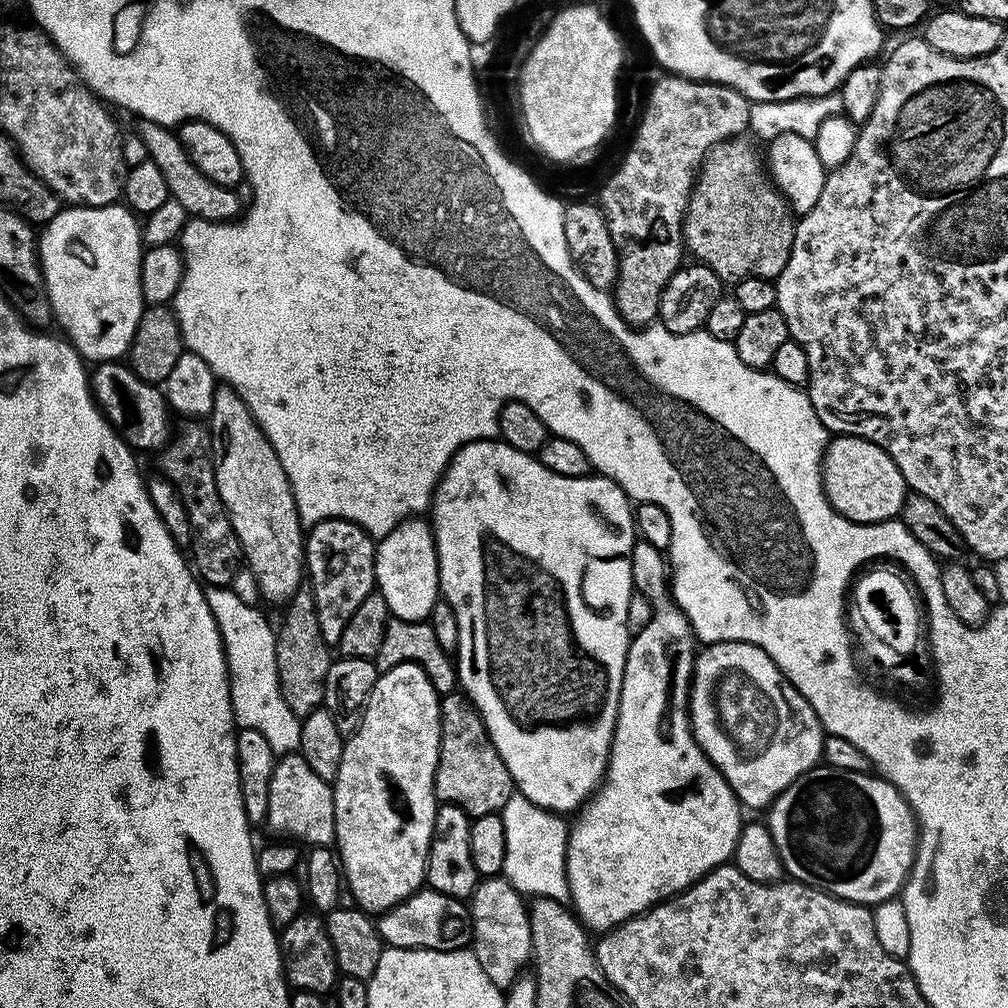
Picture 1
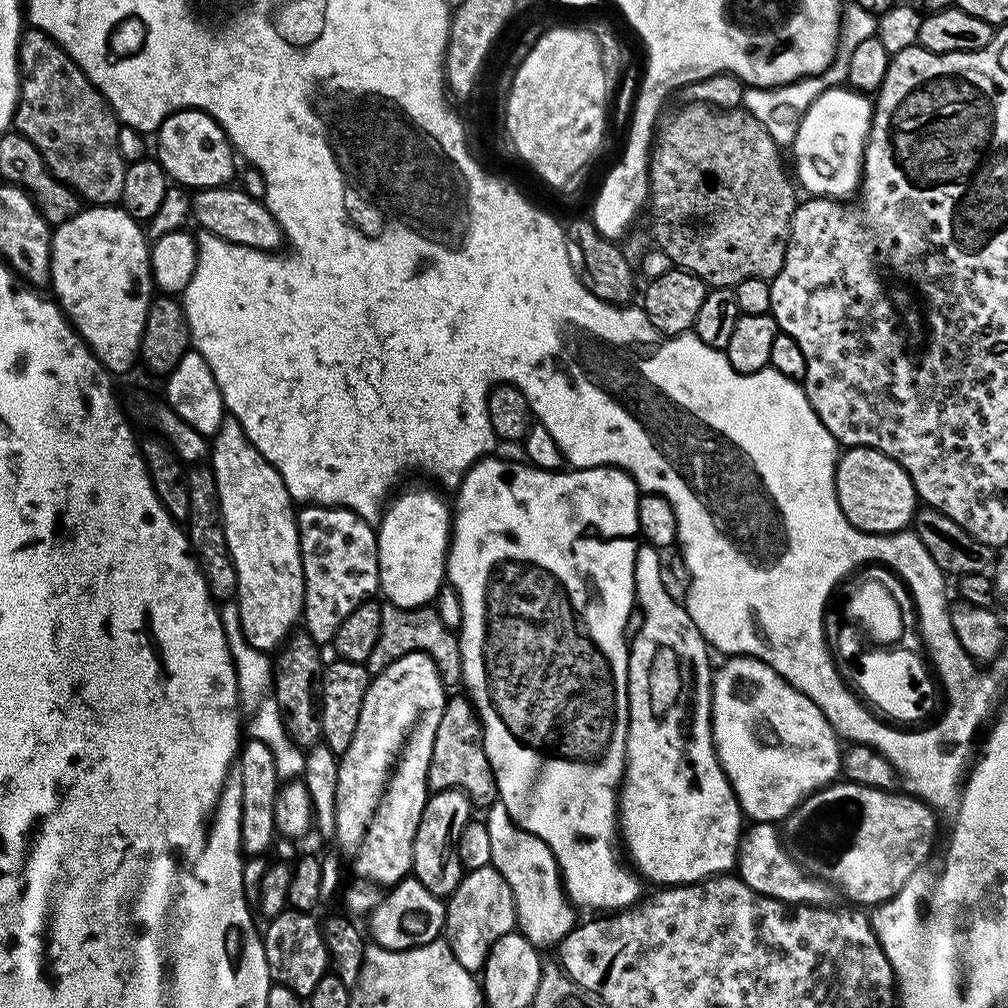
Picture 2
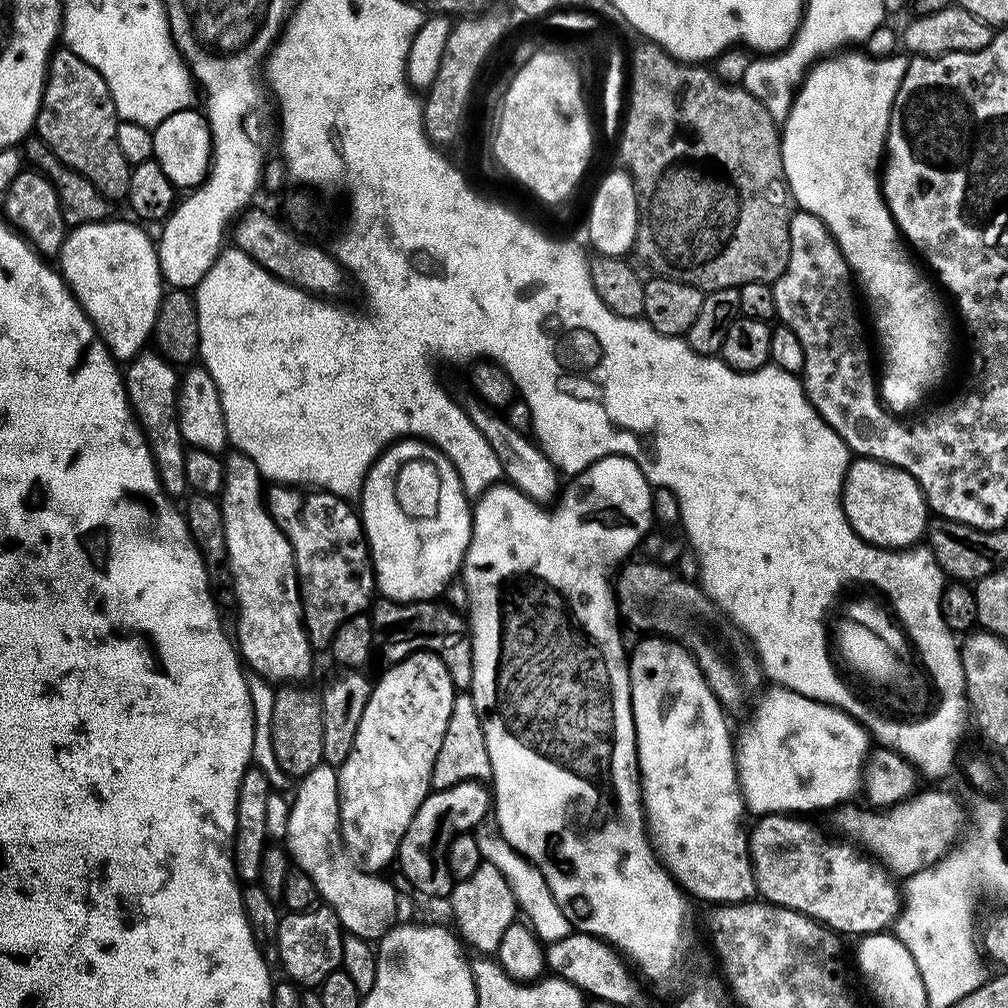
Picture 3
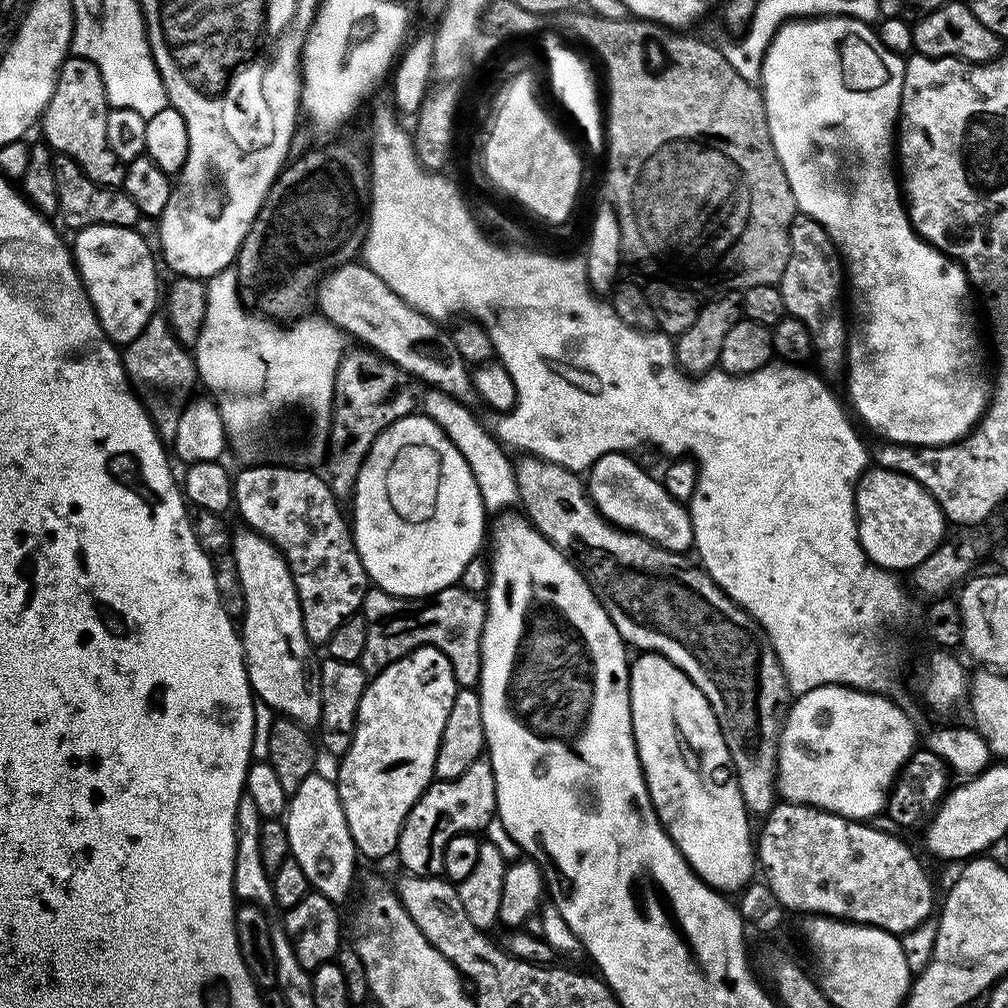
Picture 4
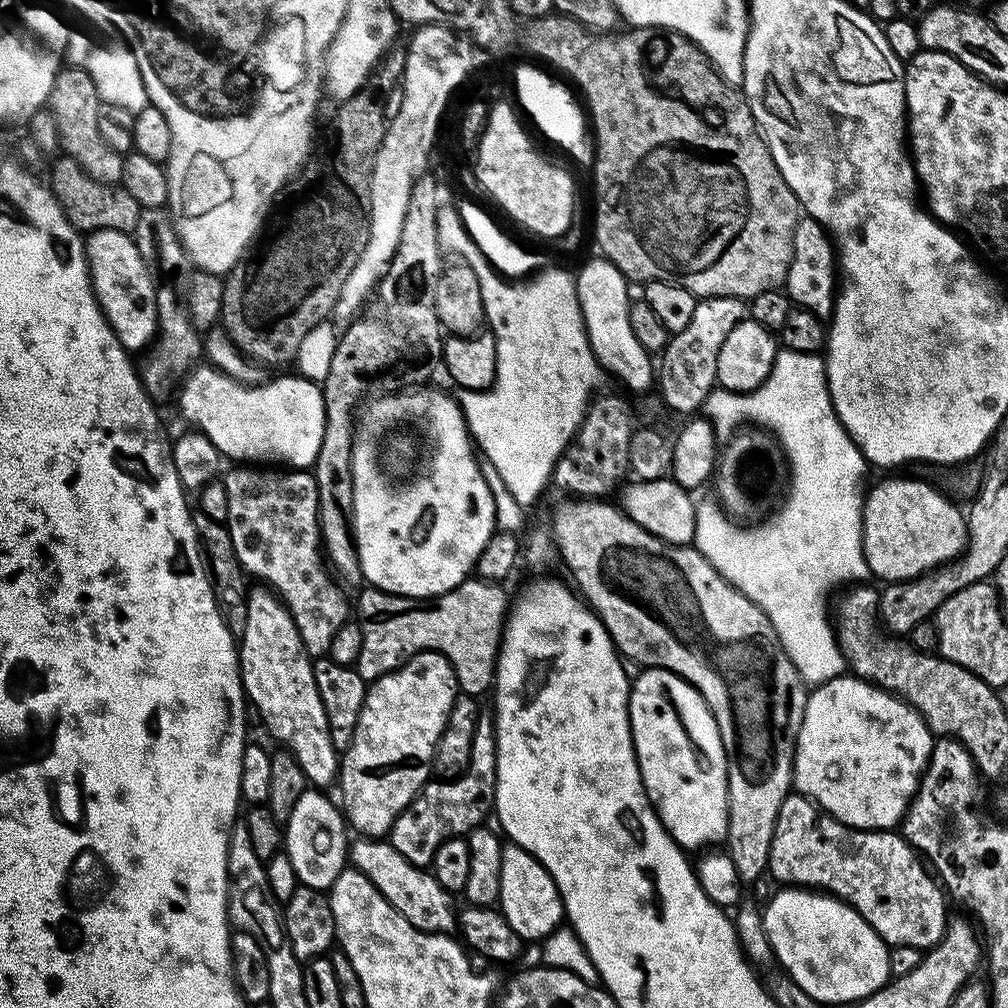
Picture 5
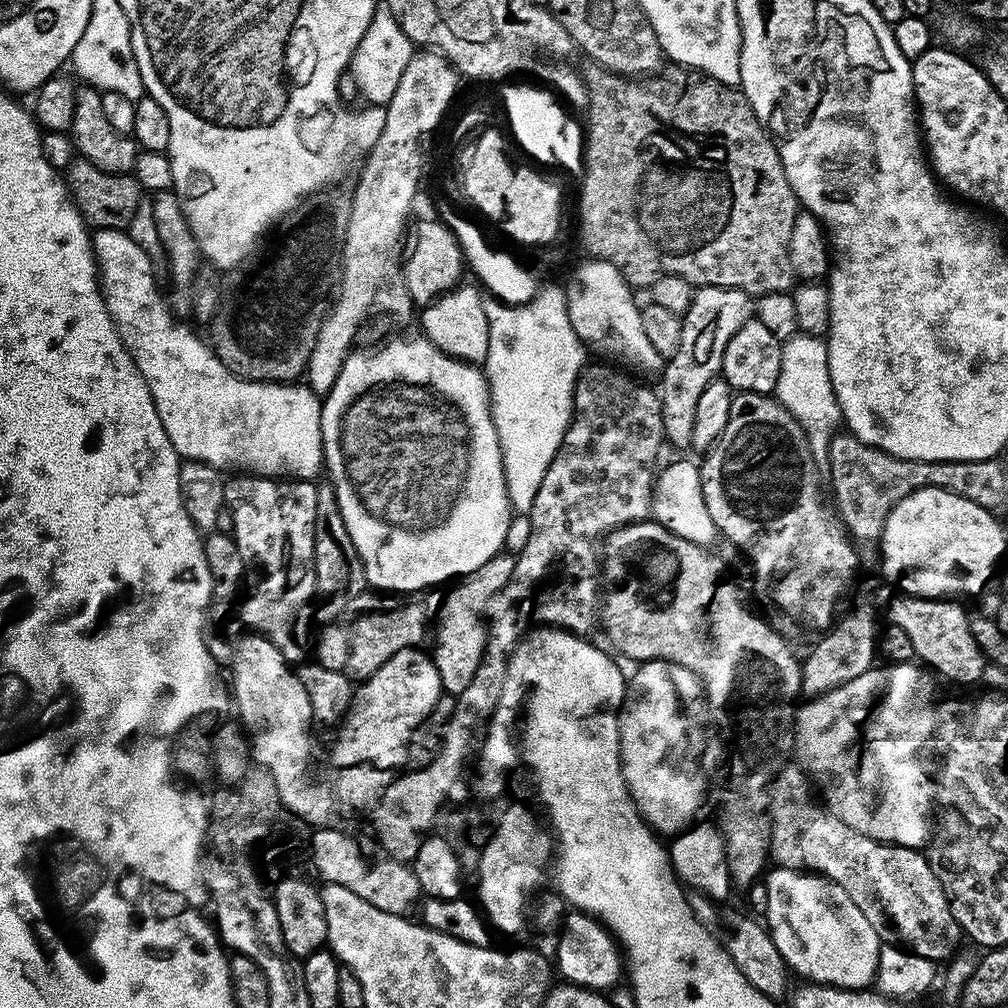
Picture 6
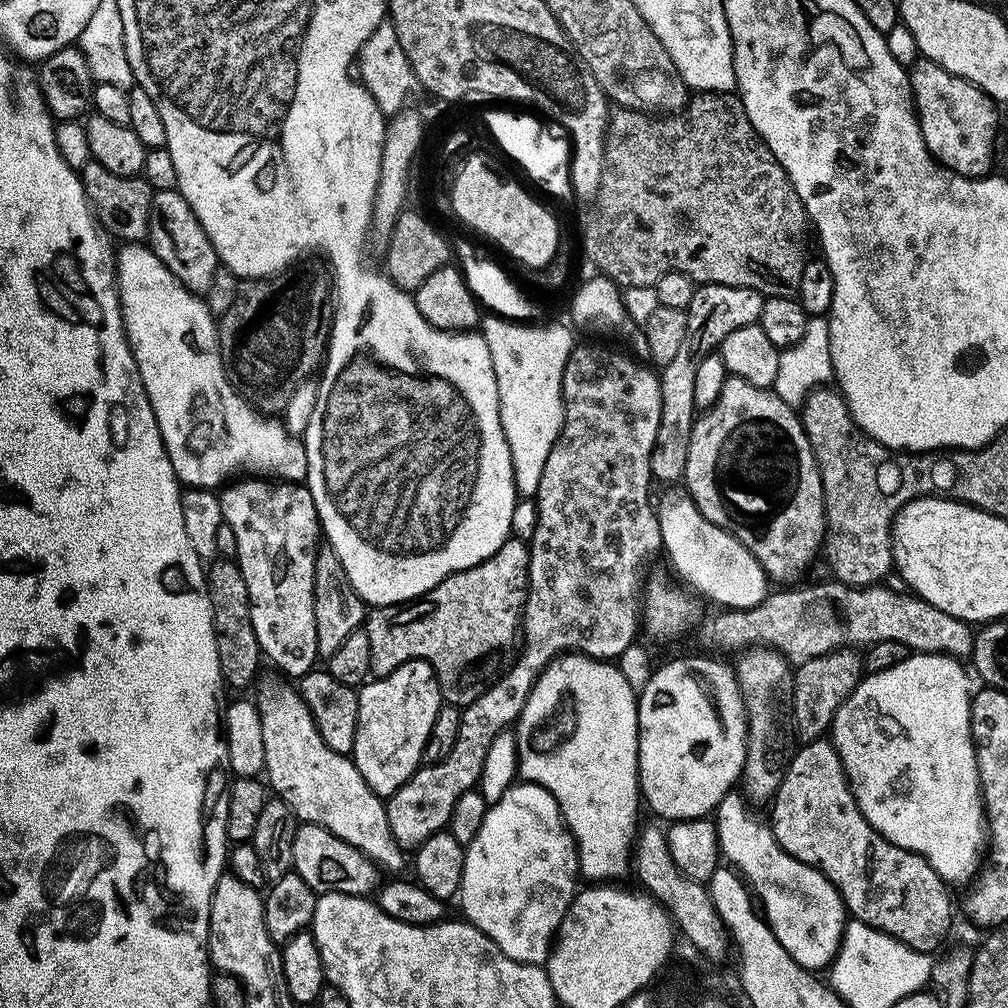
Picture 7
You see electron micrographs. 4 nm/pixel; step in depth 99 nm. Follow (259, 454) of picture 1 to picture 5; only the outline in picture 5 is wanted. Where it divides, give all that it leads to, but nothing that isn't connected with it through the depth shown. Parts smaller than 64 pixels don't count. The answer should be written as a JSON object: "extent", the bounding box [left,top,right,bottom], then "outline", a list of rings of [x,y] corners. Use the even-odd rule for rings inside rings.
{"extent":[238,587,340,788],"outline":[[[253,587],[247,593],[242,621],[244,637],[241,635],[238,640],[240,680],[244,684],[245,697],[251,707],[253,704],[260,711],[271,736],[288,746],[286,748],[307,776],[307,781],[315,787],[326,788],[335,781],[340,760],[312,673],[313,661],[304,650],[302,638],[284,601],[267,587],[256,587],[260,588]]]}

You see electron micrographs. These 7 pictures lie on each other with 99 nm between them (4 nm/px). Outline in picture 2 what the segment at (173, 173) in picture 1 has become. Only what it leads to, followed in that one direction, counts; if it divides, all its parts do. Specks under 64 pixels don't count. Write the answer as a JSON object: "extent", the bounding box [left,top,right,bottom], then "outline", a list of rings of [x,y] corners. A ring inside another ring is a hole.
{"extent":[191,186,285,253],"outline":[[[236,186],[222,188],[202,188],[191,193],[191,219],[201,225],[203,231],[214,234],[231,244],[250,246],[263,252],[275,253],[279,244],[285,243],[284,231],[279,222],[270,214],[263,199],[251,196],[248,192],[239,192]]]}

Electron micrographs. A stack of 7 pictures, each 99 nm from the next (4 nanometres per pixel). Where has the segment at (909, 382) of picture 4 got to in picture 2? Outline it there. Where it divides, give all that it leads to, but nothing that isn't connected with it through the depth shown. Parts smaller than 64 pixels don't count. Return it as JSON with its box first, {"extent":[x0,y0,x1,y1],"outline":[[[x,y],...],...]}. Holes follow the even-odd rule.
{"extent":[790,87,874,201],"outline":[[[825,87],[801,116],[790,145],[792,160],[796,163],[795,179],[798,184],[800,179],[799,187],[804,187],[812,198],[826,196],[843,201],[844,196],[855,197],[864,175],[864,147],[872,125],[874,104],[865,93],[843,87]]]}

